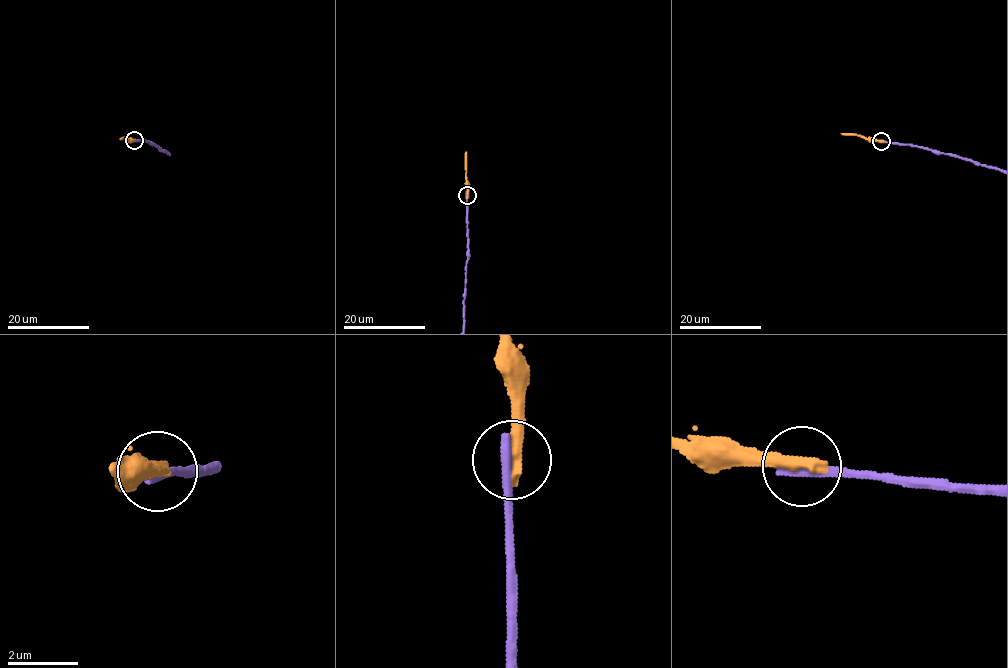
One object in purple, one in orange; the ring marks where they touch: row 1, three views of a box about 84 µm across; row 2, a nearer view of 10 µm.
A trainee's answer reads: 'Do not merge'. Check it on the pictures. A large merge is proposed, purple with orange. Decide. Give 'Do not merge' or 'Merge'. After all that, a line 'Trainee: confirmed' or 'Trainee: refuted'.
Do not merge
Trainee: confirmed

